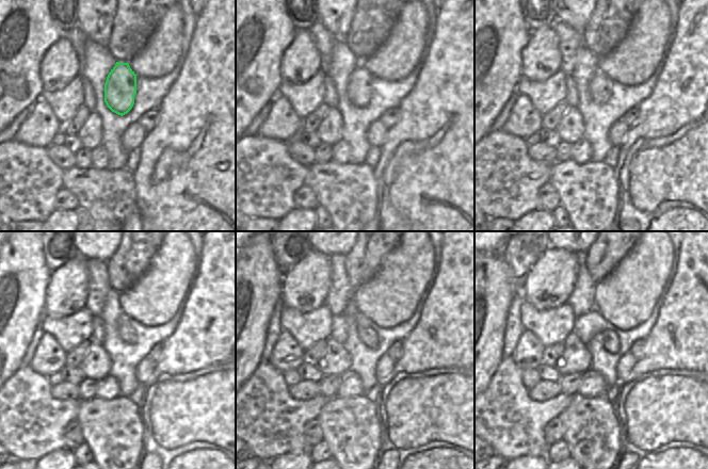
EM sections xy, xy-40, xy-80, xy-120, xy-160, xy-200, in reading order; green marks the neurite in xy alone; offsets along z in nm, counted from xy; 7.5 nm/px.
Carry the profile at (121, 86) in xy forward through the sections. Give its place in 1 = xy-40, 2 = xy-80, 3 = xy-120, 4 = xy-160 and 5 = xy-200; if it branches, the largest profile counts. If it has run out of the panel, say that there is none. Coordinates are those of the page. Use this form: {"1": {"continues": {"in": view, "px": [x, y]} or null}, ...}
{"1": {"continues": {"in": "xy-40", "px": [358, 91]}}, "2": {"continues": {"in": "xy-80", "px": [599, 87]}}, "3": {"continues": {"in": "xy-120", "px": [125, 330]}}, "4": {"continues": {"in": "xy-160", "px": [368, 337]}}, "5": {"continues": {"in": "xy-200", "px": [609, 340]}}}

